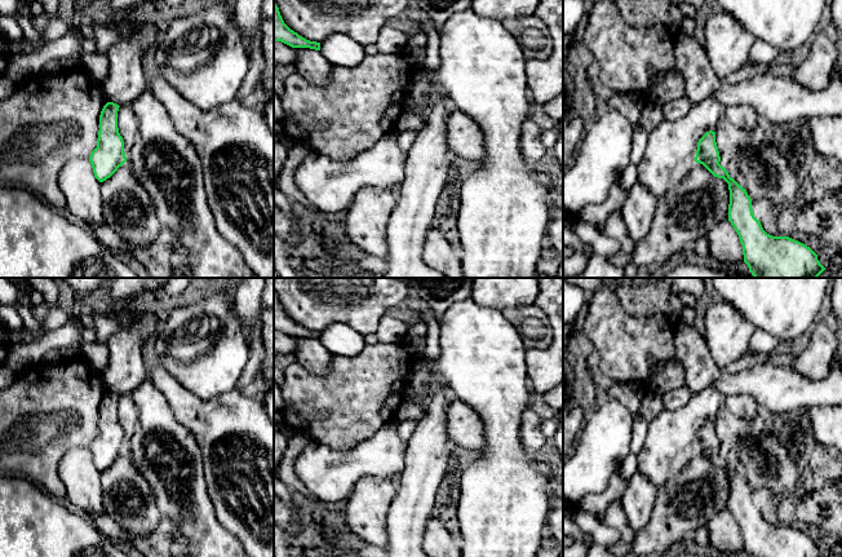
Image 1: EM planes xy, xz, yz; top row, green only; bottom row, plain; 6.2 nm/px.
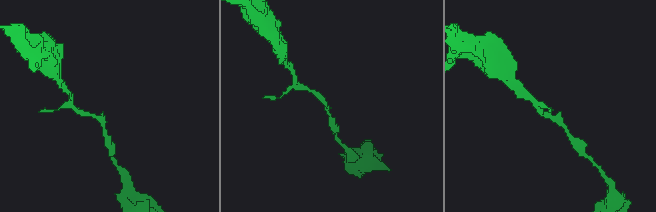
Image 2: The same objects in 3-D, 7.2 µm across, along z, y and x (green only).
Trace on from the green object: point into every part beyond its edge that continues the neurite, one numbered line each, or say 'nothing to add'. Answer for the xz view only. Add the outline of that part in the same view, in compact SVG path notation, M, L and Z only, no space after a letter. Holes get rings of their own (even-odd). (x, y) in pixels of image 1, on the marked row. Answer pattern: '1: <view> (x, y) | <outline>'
nothing to add

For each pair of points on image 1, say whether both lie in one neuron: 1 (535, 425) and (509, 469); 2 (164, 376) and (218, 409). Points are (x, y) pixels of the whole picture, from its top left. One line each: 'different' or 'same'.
1: different
2: same

